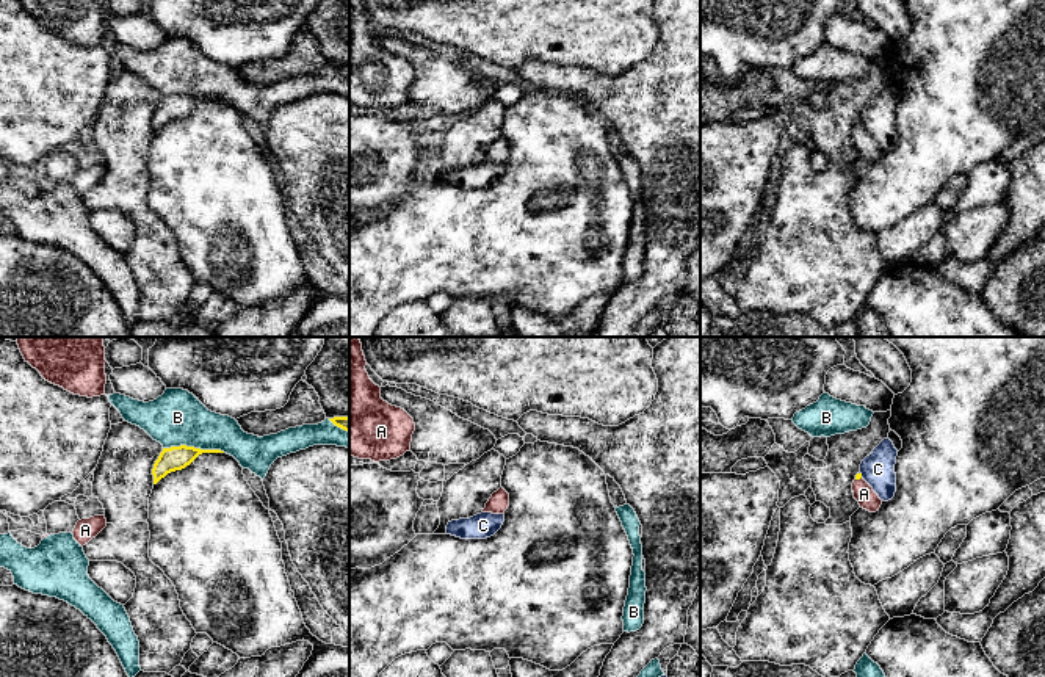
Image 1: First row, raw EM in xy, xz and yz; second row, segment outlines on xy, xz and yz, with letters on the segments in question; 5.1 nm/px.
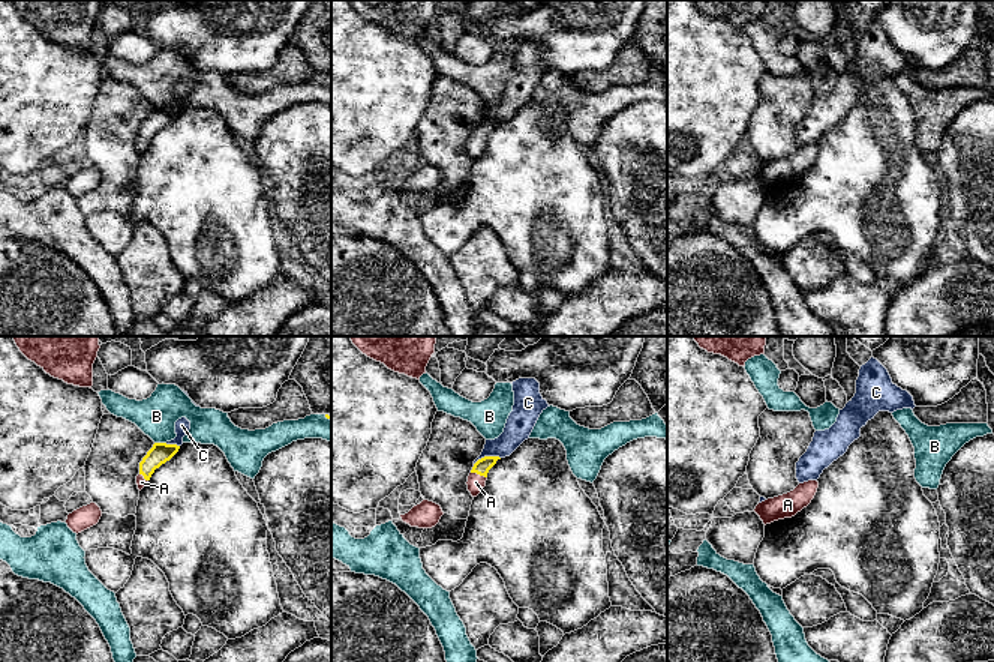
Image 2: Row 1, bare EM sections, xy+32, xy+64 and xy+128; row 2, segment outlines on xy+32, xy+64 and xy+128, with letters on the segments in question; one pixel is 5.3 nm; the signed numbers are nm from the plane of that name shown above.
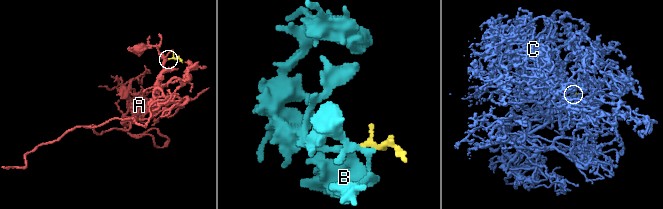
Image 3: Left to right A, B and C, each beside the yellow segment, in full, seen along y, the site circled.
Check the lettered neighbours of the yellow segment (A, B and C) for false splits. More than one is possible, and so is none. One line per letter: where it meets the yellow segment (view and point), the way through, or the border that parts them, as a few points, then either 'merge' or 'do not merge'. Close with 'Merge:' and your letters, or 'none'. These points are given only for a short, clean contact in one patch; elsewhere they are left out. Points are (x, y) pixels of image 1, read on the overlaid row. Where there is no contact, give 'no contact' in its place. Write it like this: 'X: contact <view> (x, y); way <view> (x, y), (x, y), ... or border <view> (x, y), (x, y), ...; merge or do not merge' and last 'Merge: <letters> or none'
A: contact yz (857, 478); way yz (859, 475), (857, 478), (864, 494); merge
B: contact xy (193, 447); do not merge
C: contact yz (860, 475); border yz (860, 472), (862, 477); do not merge
Merge: A

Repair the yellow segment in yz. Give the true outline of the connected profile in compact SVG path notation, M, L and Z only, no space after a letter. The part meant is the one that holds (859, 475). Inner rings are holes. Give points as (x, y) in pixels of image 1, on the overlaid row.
M862 473L855 475L855 480L852 483L852 492L854 492L854 498L860 505L860 508L863 508L870 512L879 511L882 500L873 491L873 487L862 478Z

